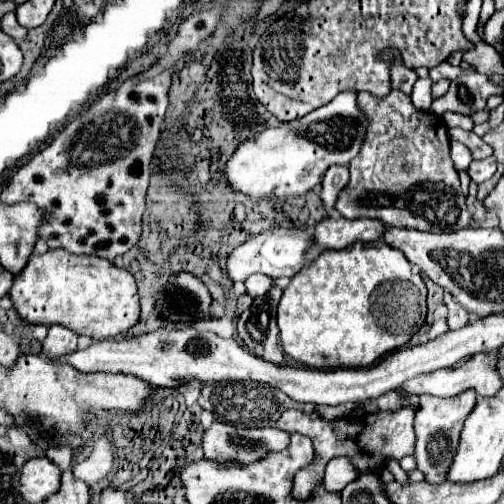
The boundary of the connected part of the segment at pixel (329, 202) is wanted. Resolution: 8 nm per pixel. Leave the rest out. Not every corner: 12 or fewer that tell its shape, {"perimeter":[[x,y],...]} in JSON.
{"perimeter":[[331,166],[323,178],[321,198],[333,212],[339,190],[349,182],[349,170]]}

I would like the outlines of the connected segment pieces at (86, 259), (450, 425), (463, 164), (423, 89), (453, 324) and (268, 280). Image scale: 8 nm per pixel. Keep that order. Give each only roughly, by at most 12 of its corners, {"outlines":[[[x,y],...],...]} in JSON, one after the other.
{"outlines":[[[49,250],[13,278],[29,324],[105,340],[139,320],[135,278]],[[475,390],[423,394],[415,460],[427,482],[447,478]],[[451,142],[451,158],[457,170],[473,162],[471,150],[461,142]],[[419,78],[411,92],[415,108],[431,106],[431,78]],[[451,294],[445,296],[449,308],[449,328],[461,328],[469,322],[469,312],[457,304]],[[253,274],[245,280],[251,298],[263,296],[273,288],[273,278]]]}

